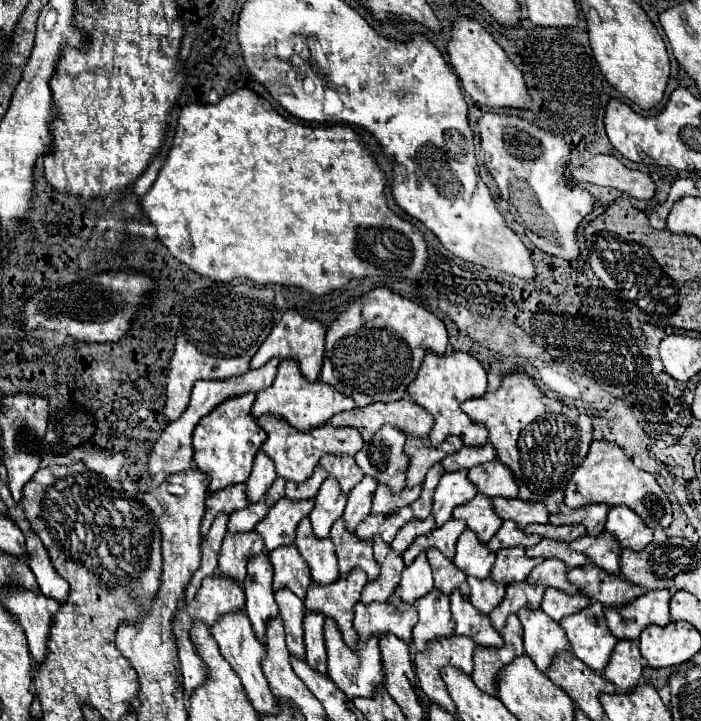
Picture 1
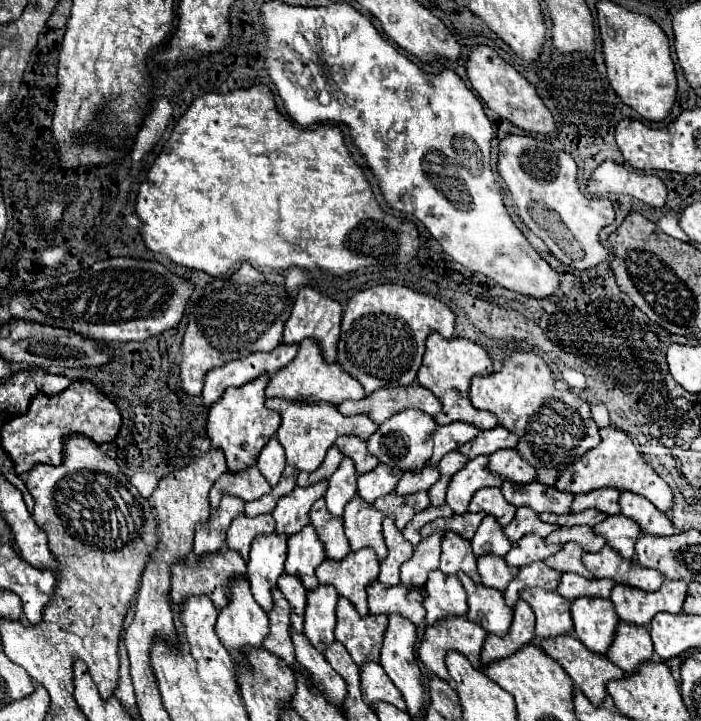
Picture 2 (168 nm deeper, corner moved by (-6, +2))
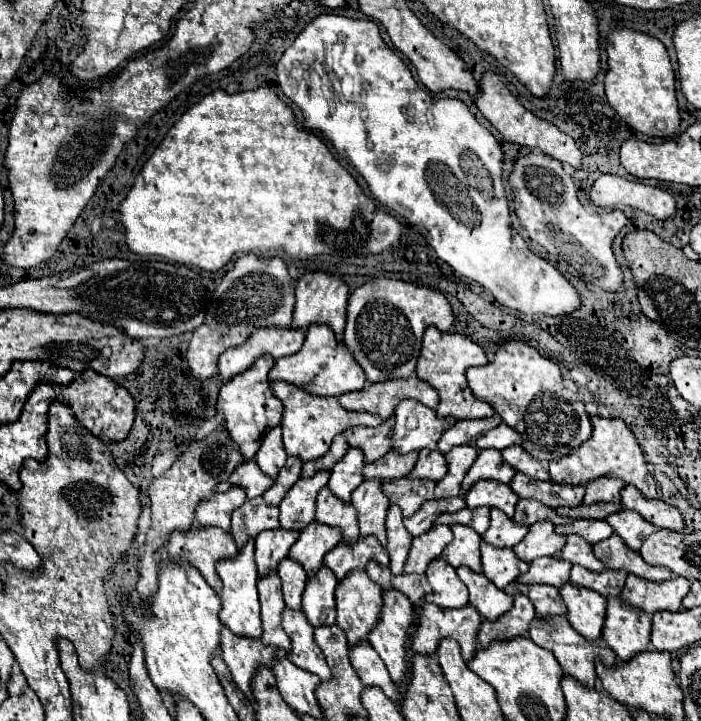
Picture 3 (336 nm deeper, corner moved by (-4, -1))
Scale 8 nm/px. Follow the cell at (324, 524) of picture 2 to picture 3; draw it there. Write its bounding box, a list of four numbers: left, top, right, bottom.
[316,487,360,543]

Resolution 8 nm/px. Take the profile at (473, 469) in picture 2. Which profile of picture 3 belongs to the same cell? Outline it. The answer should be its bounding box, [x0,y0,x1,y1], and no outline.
[462,449,516,495]

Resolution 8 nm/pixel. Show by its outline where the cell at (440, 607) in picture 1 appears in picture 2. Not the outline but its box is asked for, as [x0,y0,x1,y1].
[424,570,466,626]

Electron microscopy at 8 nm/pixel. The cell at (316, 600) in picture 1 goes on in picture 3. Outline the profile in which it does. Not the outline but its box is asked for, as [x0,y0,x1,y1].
[324,537,388,579]

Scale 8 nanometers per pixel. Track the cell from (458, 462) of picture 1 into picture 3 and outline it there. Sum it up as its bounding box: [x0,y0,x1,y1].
[472,423,522,451]

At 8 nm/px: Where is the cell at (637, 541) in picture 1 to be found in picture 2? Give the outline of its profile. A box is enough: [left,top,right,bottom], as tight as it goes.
[620,492,674,536]

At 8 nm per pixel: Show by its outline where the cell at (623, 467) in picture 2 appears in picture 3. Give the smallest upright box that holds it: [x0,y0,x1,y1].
[550,417,656,499]

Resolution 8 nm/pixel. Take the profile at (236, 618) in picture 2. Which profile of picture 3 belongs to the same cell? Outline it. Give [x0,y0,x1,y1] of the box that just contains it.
[216,537,262,637]

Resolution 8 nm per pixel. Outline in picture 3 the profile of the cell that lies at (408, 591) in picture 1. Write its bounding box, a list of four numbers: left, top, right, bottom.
[404,525,454,573]

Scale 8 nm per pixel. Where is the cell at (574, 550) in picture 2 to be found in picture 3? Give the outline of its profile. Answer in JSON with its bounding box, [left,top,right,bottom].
[560,535,606,571]

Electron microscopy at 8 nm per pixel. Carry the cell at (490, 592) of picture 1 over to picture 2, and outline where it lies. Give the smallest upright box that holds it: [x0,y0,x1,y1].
[478,554,518,592]

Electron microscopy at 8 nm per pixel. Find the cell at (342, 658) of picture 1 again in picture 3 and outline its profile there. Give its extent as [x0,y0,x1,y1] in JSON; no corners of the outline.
[336,571,382,645]

